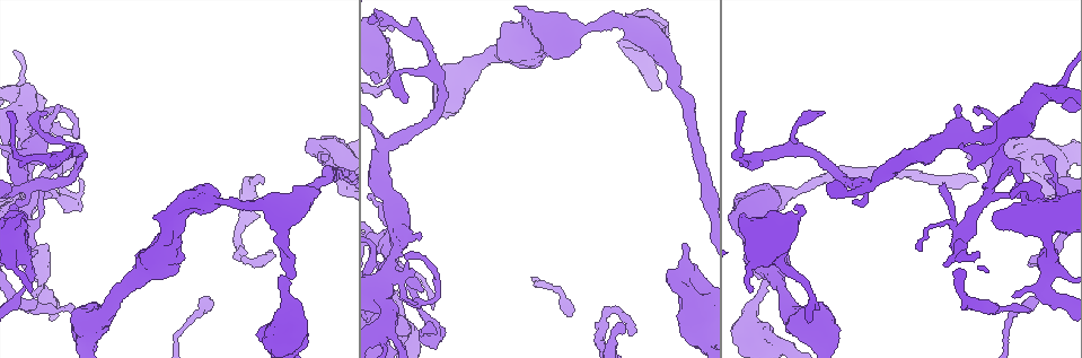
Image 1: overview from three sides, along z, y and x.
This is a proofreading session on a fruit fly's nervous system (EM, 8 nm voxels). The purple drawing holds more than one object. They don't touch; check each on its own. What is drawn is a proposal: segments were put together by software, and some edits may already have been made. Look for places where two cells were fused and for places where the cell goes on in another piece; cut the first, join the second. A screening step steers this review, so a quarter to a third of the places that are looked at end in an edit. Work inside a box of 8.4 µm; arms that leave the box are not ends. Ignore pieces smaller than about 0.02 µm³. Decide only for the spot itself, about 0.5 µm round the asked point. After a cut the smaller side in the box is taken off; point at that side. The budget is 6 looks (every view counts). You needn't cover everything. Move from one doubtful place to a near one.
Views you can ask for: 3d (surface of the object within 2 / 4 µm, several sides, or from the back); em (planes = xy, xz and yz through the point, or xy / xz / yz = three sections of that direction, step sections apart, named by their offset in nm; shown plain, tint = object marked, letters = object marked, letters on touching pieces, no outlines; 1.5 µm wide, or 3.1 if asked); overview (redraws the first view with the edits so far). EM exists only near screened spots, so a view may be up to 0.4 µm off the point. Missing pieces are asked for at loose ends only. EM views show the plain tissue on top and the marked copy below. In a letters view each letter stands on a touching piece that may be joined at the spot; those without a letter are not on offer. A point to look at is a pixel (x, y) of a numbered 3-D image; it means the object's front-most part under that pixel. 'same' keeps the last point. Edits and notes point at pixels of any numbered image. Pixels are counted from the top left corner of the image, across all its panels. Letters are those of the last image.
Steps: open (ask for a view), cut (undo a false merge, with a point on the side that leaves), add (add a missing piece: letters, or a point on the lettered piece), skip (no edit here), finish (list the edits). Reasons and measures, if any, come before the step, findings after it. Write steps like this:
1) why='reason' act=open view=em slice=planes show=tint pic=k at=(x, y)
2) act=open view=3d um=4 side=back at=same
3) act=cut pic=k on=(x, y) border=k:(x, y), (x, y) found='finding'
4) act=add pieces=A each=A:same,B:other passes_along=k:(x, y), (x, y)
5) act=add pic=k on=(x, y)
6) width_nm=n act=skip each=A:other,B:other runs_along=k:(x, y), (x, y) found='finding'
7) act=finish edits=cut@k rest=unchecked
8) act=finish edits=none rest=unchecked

why='sudden change in width' act=open view=em slice=planes show=letters pic=1 at=(784, 288)

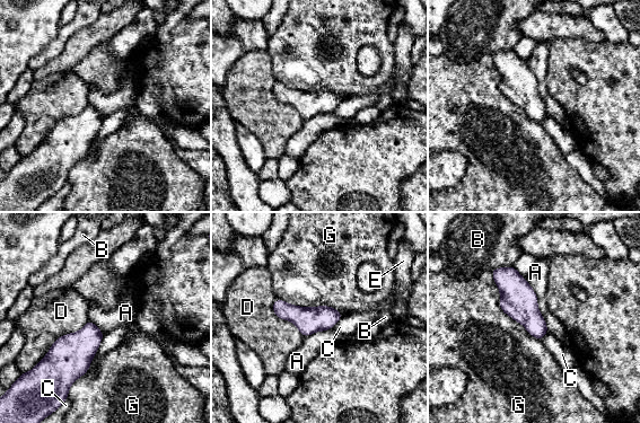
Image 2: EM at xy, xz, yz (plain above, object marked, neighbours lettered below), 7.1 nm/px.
width_nm=40 act=skip each=A:other,B:other,C:other,D:other,E:other,G:other border=2:(513, 266), (534, 291), (549, 331) found='one cell here'

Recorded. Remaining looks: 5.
why='an open end' act=open view=3d um=4 pic=1 at=(392, 31)

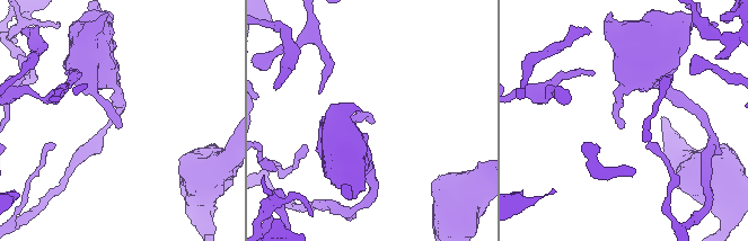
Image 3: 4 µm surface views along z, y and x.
act=open view=em slice=xy step=8 show=letters pic=3 at=(624, 126)

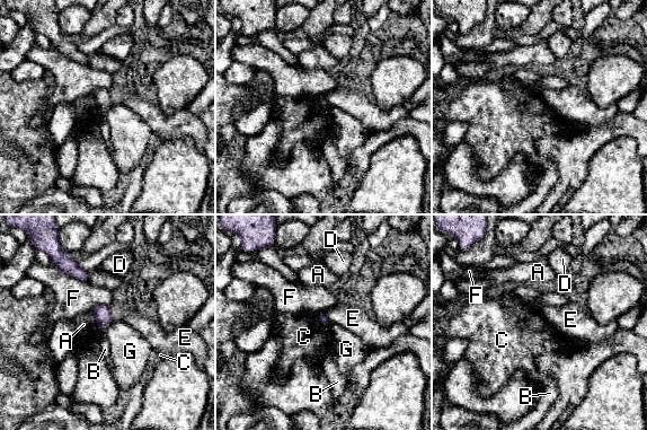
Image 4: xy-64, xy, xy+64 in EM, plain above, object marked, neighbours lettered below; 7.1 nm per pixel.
why='another direction' act=open view=em slice=planes show=letters at=same

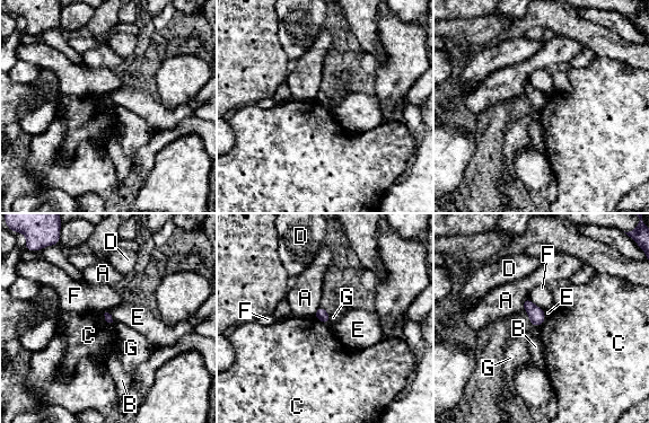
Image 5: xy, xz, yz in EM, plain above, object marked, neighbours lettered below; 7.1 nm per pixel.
longest_contact=F:160nm act=skip each=A:other,B:other,C:other,D:other,E:other,F:other,G:other found='none of them fits'

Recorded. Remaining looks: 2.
why='free end' act=open view=em slice=yz step=8 show=letters pic=1 at=(78, 180)

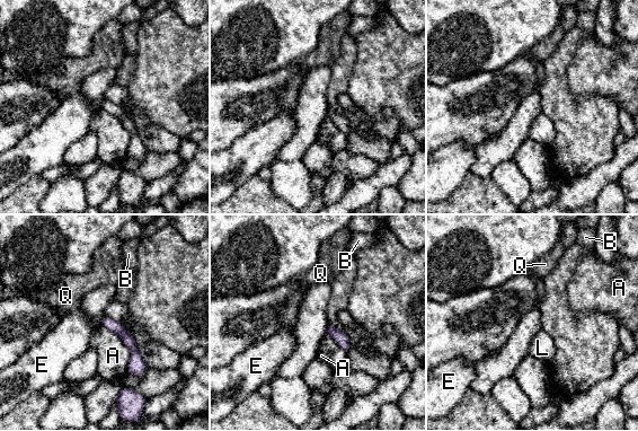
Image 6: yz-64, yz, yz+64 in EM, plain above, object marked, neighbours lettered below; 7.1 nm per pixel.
act=skip each=A:other,B:other,E:other,L:other,Q:other runs_along=6:(106, 319), (131, 342), (139, 374) found='no lettered piece goes on from it'

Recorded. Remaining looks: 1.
act=finish edits=none rest=unchecked

